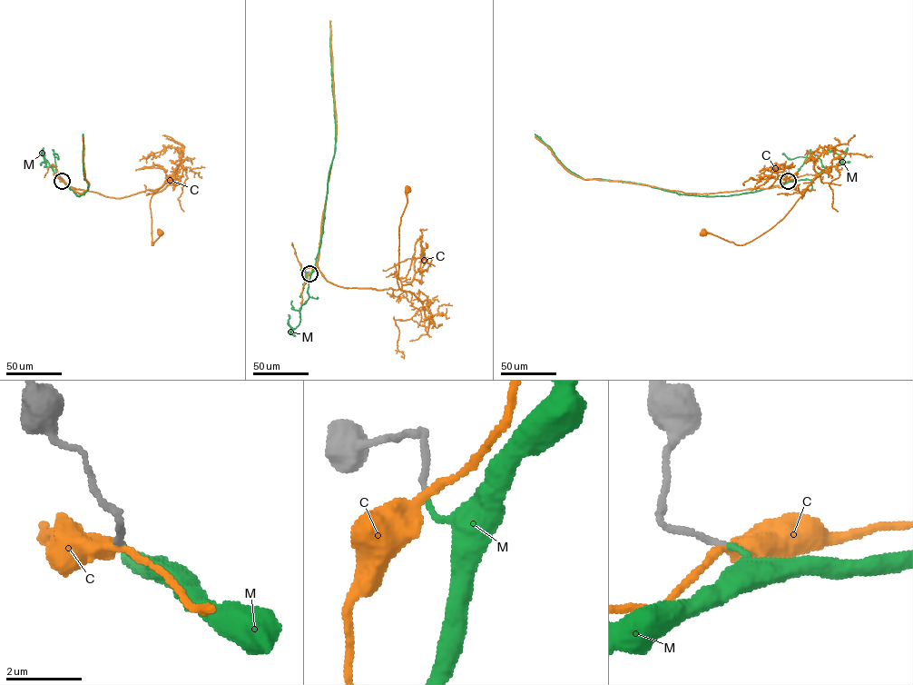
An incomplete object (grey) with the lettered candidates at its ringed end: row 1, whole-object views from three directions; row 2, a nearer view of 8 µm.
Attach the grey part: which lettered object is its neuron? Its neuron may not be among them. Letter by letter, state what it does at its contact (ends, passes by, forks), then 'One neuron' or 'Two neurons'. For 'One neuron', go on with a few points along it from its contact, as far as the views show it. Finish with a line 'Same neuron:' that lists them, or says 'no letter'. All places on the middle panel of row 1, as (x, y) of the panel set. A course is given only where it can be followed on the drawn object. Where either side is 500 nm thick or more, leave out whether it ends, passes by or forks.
C: It passes by. Two neurons
M: It ends there. One neuron. Its course: (309, 273), (314, 267), (320, 243), (328, 177), (335, 151), (330, 21)
Same neuron: M

